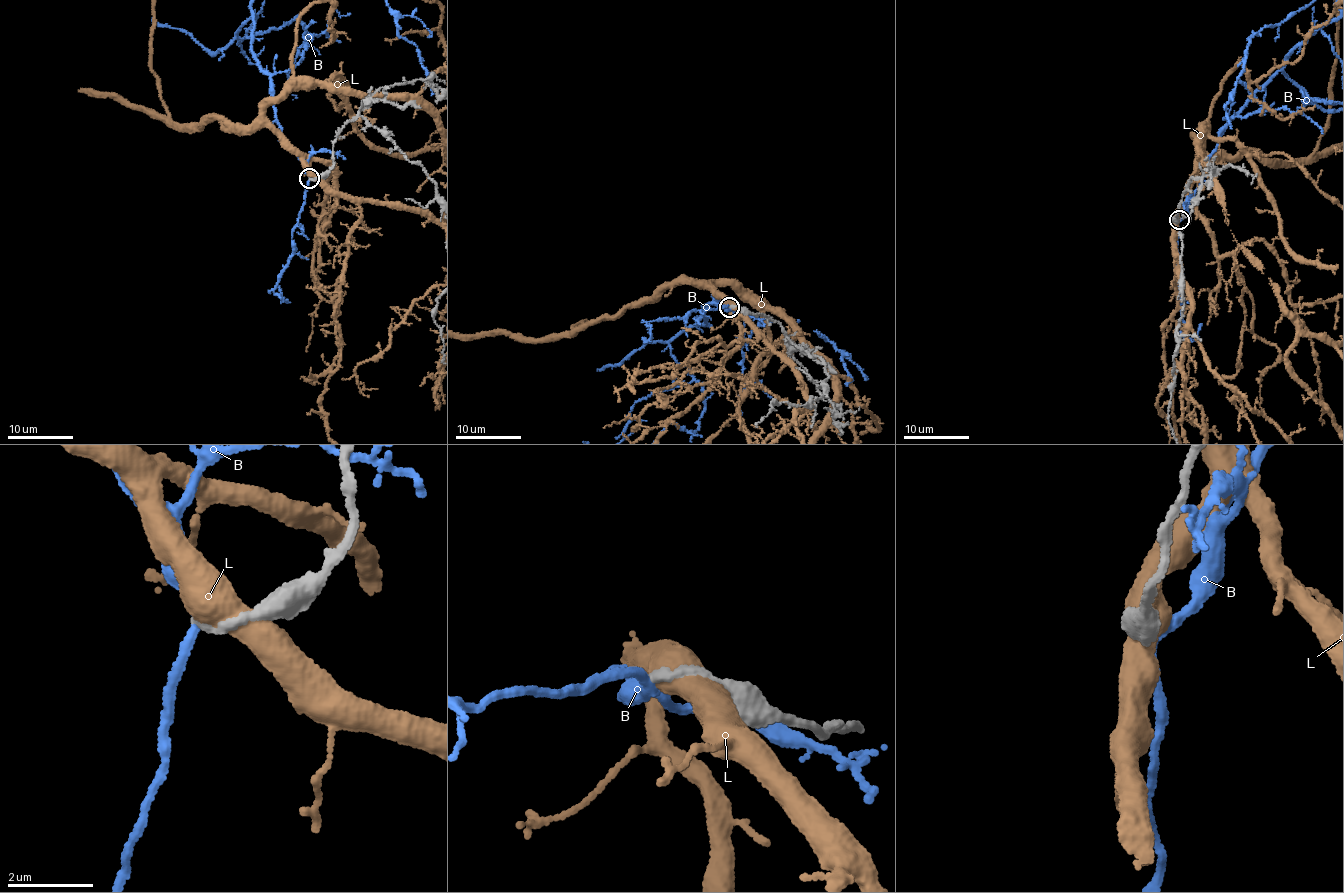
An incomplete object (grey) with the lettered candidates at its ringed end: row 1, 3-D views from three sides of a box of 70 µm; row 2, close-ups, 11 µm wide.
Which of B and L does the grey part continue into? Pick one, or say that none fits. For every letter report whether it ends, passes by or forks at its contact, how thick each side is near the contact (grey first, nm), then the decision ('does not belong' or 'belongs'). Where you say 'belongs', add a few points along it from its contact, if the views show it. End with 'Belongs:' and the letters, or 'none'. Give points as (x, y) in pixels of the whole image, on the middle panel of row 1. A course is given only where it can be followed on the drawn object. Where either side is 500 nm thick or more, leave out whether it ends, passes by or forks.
B: it passes by; 200 nm thick on the grey side, 220 nm on the other; does not belong
L: 240 nm thick on the grey side, 600 nm on the other; does not belong
Belongs: none

